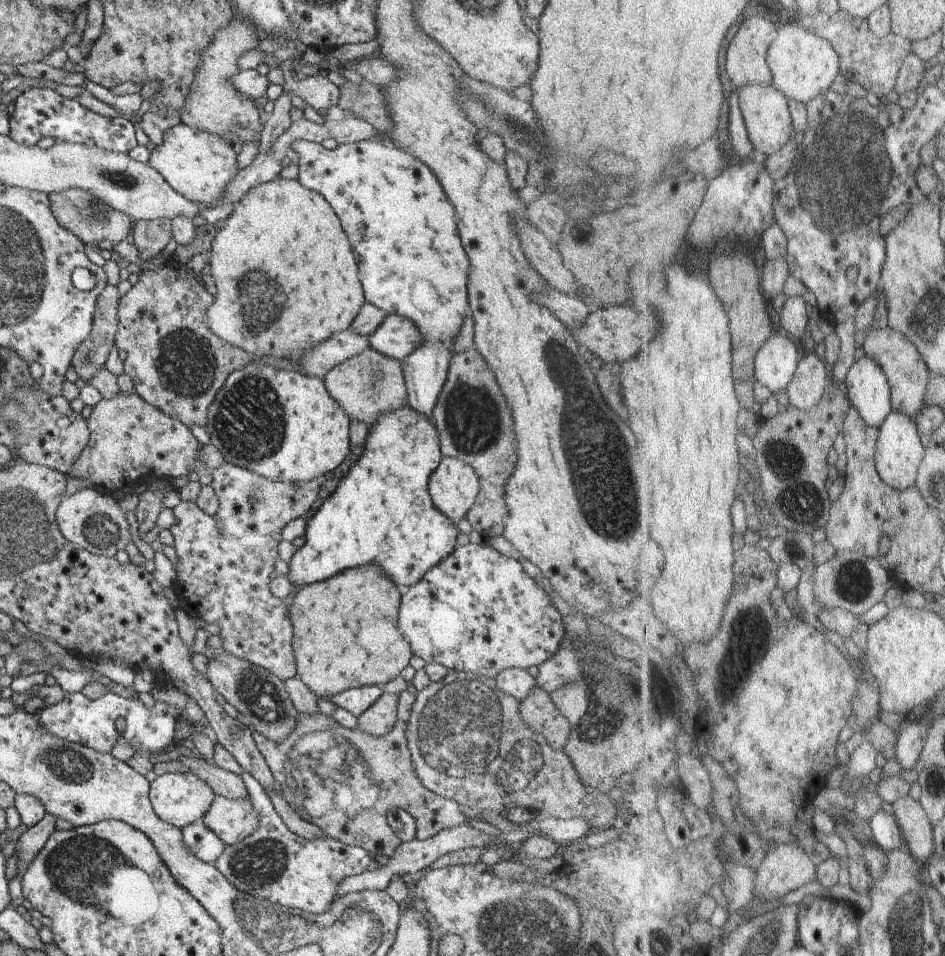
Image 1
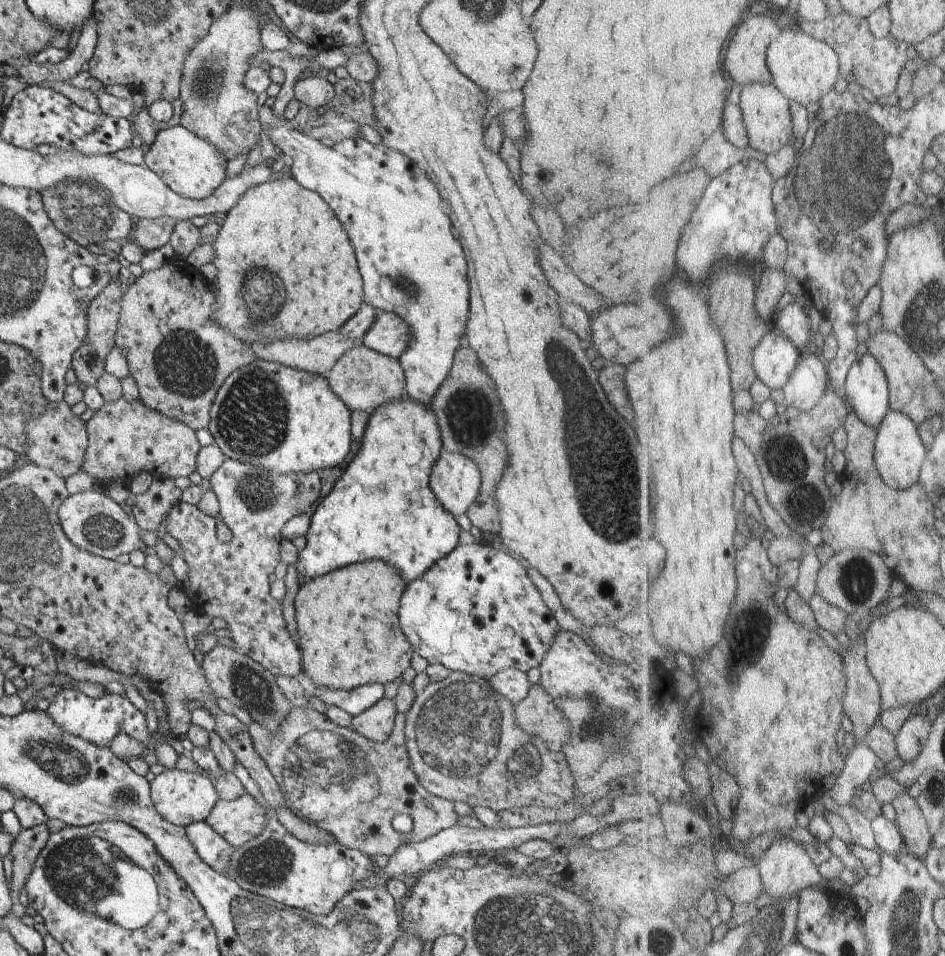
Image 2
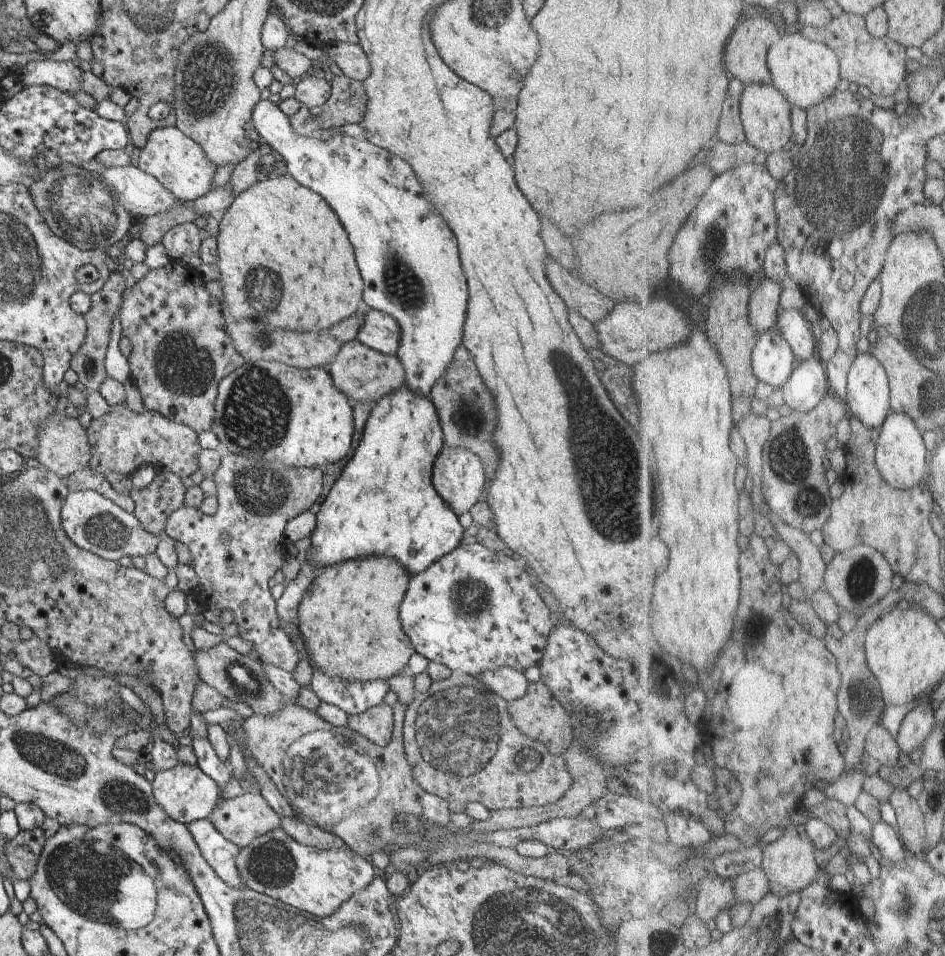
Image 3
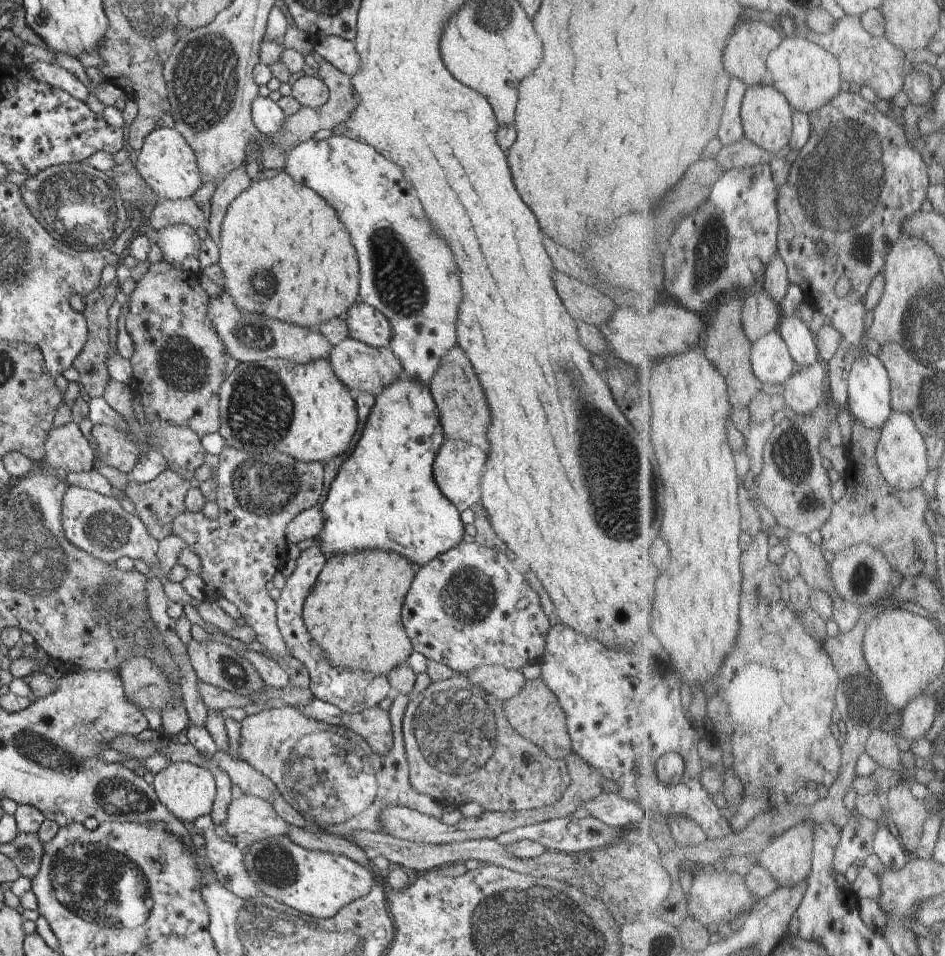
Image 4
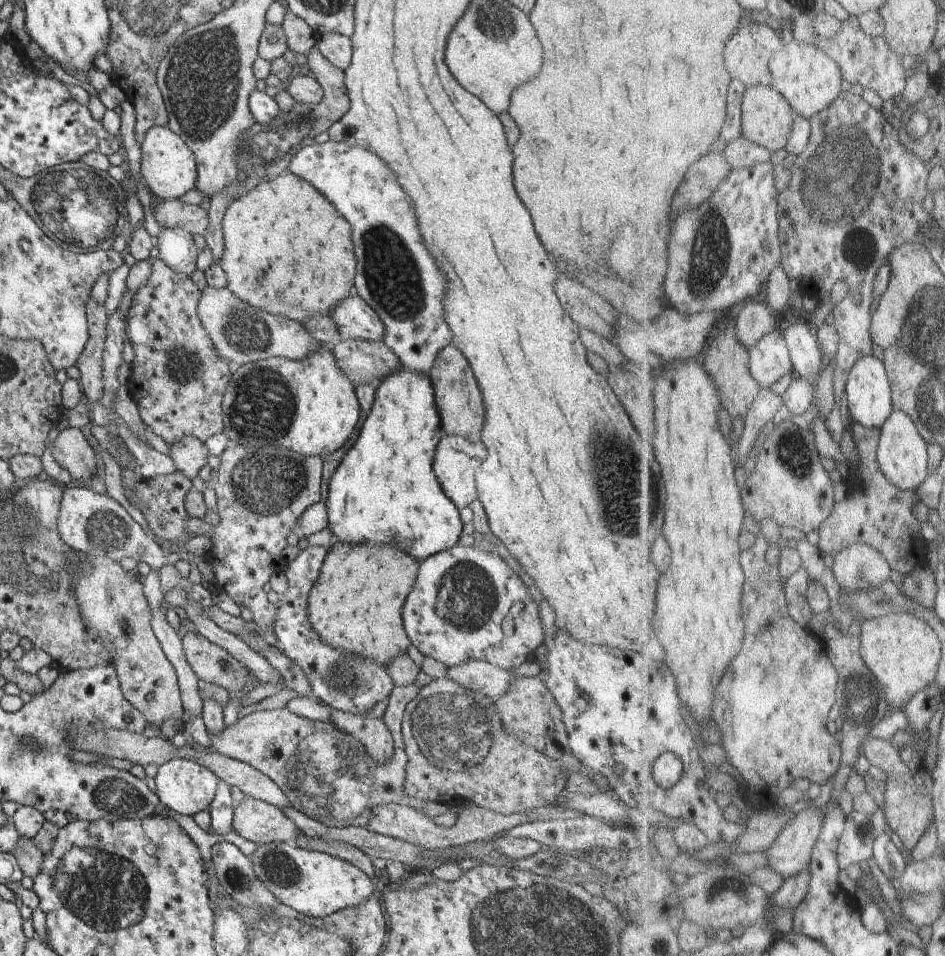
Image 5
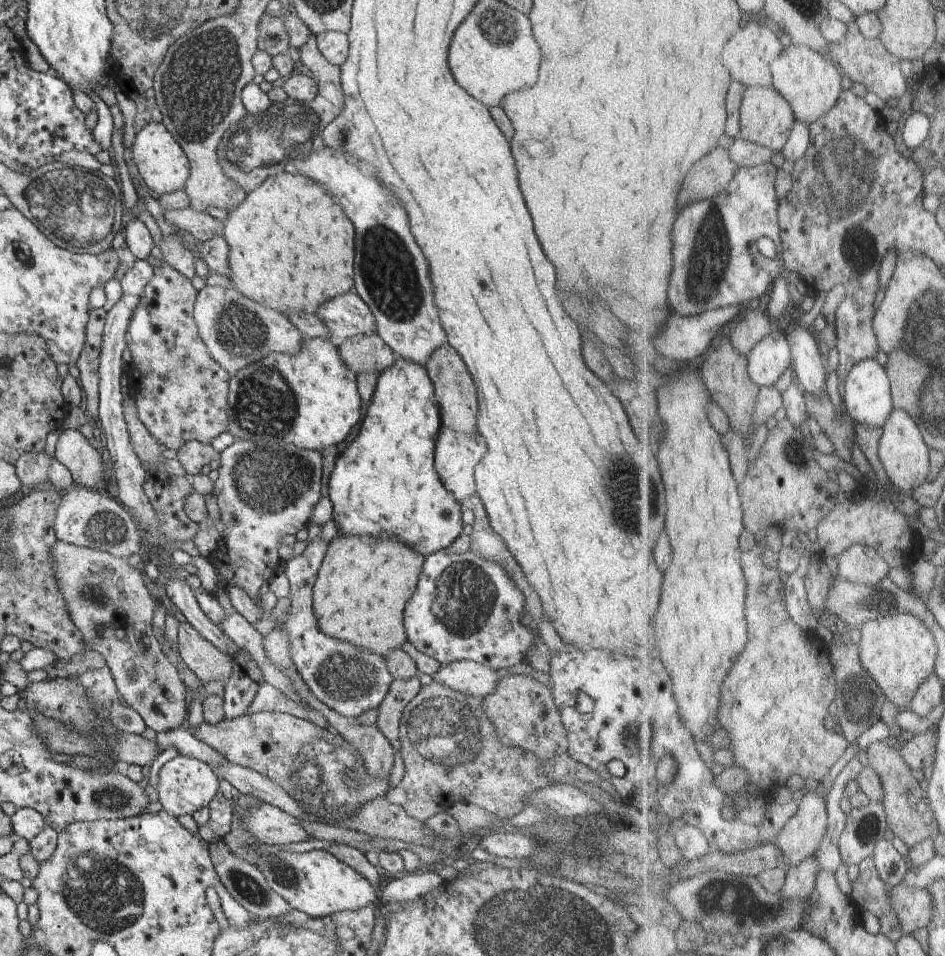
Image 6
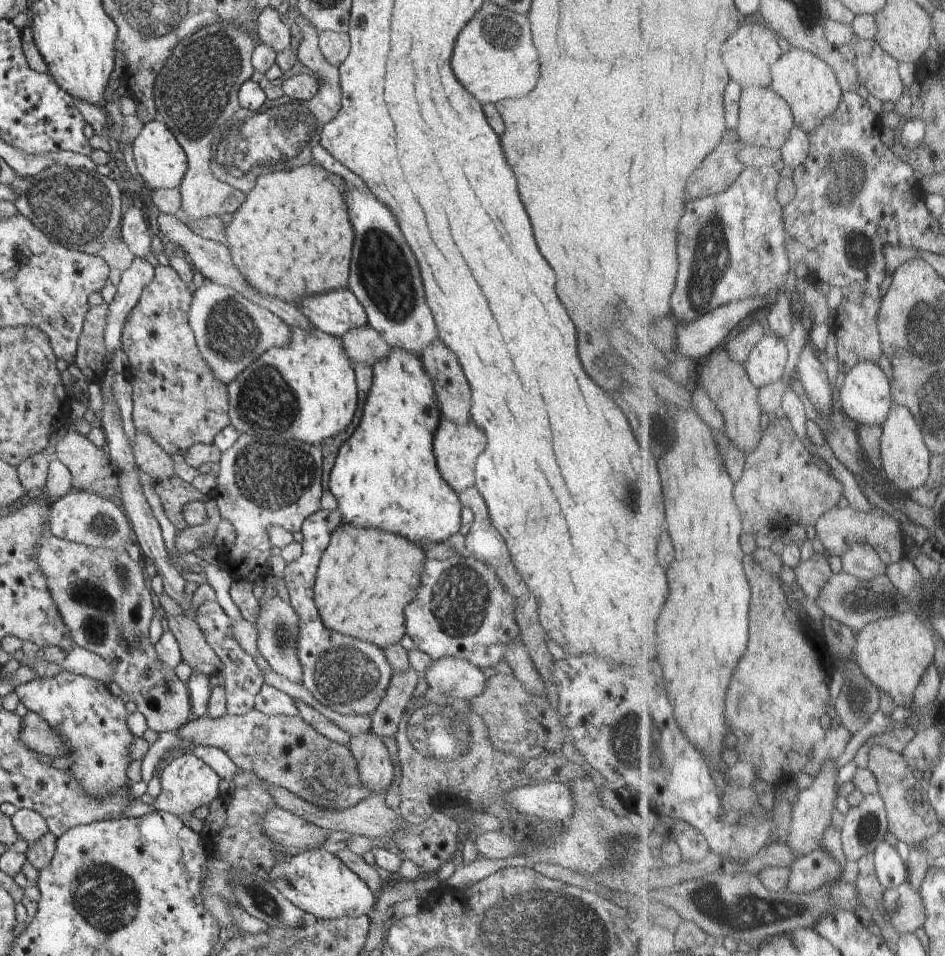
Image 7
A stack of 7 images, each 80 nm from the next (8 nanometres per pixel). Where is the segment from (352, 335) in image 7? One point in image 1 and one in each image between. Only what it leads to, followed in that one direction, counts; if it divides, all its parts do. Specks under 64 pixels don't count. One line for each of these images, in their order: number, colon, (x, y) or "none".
1: (368, 384)
2: (364, 379)
3: (363, 374)
4: (362, 368)
5: (363, 362)
6: (362, 354)

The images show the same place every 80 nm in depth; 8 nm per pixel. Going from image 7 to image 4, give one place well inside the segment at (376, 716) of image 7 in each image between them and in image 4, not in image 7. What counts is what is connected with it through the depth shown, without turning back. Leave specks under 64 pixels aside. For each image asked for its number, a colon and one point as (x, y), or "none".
4: (326, 773)
5: (325, 774)
6: (400, 693)

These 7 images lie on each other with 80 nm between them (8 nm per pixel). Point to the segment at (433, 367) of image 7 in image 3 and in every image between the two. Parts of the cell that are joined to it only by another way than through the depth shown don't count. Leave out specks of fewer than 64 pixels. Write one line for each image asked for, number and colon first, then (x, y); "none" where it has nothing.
3: (466, 410)
4: (463, 411)
5: (457, 397)
6: (455, 394)

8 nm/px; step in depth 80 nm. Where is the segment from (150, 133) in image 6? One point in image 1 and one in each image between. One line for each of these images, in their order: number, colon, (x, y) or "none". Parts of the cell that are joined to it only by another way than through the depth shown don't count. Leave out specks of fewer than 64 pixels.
1: (198, 165)
2: (193, 168)
3: (179, 164)
4: (167, 163)
5: (168, 169)

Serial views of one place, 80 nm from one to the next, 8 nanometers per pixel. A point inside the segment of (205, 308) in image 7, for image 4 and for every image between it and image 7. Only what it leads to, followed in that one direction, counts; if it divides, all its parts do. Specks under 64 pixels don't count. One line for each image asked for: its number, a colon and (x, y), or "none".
4: (248, 337)
5: (241, 334)
6: (236, 331)

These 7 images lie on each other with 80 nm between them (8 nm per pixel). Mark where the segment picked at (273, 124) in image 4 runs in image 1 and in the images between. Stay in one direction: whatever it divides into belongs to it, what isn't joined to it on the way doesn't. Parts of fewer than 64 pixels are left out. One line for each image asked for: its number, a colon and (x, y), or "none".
1: (412, 263)
2: (412, 265)
3: (409, 259)

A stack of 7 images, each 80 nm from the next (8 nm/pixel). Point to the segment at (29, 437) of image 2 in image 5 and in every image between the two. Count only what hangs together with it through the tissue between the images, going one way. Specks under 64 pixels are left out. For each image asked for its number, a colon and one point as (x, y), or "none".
3: (64, 448)
4: (66, 448)
5: (70, 449)

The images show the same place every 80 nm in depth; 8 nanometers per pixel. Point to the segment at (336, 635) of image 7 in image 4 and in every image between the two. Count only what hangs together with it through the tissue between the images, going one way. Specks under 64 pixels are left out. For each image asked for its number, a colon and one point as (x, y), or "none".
4: (353, 691)
5: (342, 682)
6: (349, 680)

